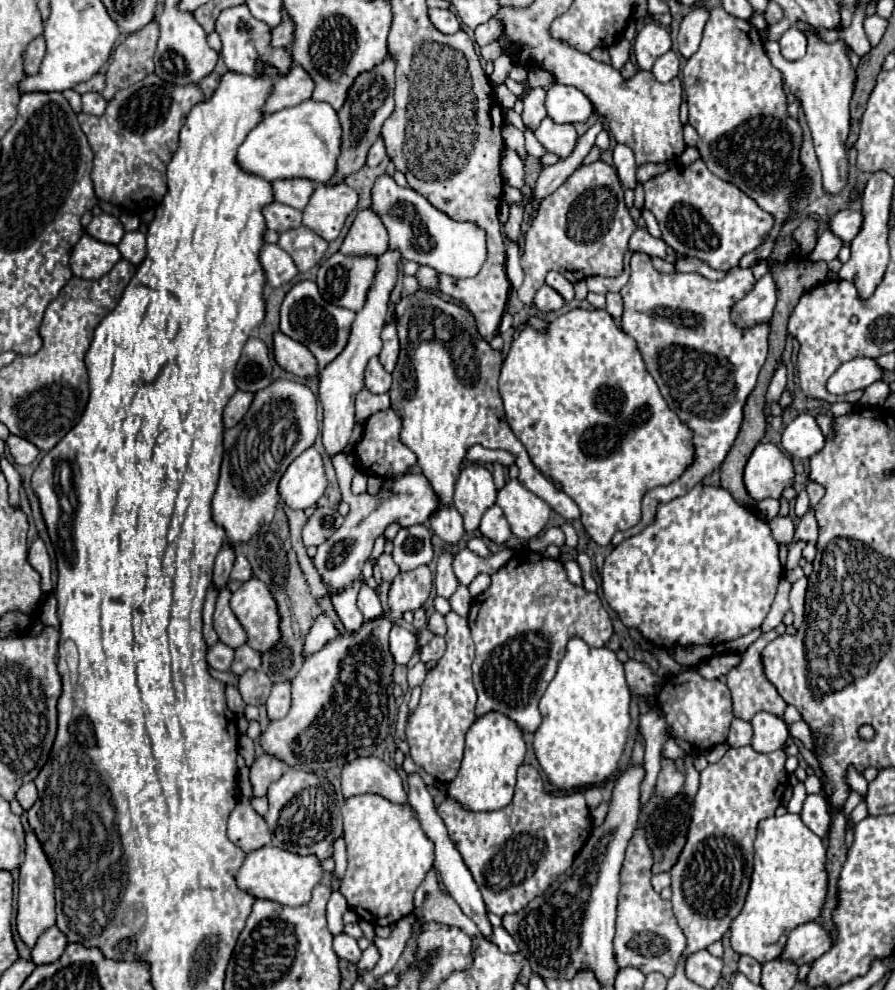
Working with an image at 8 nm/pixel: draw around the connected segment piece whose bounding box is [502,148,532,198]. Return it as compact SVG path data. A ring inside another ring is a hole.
M506 148L506 156L502 156L502 176L504 176L504 182L508 186L518 188L524 194L524 198L532 196L532 188L526 184L526 178L524 178L524 164L518 158L518 154L510 148Z

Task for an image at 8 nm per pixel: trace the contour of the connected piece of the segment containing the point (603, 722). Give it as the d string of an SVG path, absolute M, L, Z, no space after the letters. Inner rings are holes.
M570 638L566 654L558 664L556 676L546 688L538 708L542 714L542 724L534 734L534 752L554 786L562 790L576 786L588 788L604 782L616 770L630 728L630 688L626 682L624 664L610 648L592 648L582 638Z

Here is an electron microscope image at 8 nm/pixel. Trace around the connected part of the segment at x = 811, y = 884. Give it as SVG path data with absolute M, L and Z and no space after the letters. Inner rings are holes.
M788 812L760 822L754 848L752 884L742 912L730 926L730 944L738 954L748 954L764 964L784 952L794 928L820 916L828 894L826 846L798 814Z

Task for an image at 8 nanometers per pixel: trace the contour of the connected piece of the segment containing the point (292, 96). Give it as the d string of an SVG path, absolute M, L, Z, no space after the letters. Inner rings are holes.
M292 62L290 72L284 74L274 84L274 92L266 102L264 114L272 114L282 108L296 106L296 104L312 98L312 92L314 92L314 80L298 62Z

